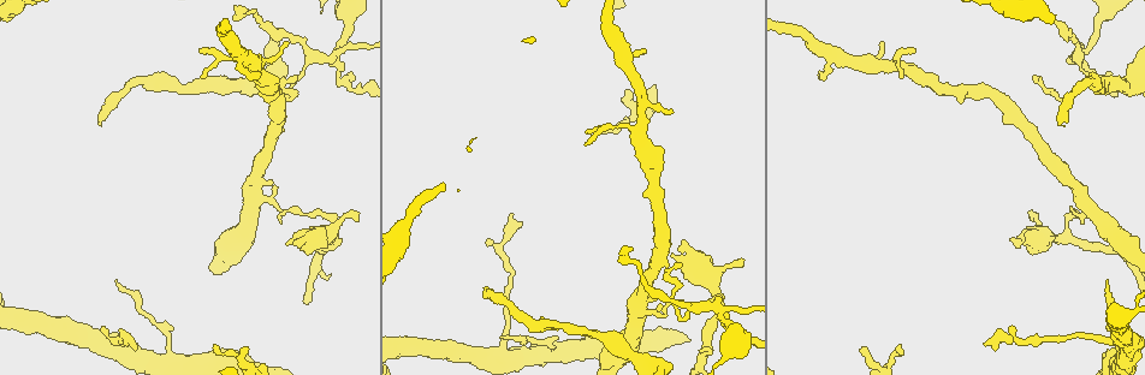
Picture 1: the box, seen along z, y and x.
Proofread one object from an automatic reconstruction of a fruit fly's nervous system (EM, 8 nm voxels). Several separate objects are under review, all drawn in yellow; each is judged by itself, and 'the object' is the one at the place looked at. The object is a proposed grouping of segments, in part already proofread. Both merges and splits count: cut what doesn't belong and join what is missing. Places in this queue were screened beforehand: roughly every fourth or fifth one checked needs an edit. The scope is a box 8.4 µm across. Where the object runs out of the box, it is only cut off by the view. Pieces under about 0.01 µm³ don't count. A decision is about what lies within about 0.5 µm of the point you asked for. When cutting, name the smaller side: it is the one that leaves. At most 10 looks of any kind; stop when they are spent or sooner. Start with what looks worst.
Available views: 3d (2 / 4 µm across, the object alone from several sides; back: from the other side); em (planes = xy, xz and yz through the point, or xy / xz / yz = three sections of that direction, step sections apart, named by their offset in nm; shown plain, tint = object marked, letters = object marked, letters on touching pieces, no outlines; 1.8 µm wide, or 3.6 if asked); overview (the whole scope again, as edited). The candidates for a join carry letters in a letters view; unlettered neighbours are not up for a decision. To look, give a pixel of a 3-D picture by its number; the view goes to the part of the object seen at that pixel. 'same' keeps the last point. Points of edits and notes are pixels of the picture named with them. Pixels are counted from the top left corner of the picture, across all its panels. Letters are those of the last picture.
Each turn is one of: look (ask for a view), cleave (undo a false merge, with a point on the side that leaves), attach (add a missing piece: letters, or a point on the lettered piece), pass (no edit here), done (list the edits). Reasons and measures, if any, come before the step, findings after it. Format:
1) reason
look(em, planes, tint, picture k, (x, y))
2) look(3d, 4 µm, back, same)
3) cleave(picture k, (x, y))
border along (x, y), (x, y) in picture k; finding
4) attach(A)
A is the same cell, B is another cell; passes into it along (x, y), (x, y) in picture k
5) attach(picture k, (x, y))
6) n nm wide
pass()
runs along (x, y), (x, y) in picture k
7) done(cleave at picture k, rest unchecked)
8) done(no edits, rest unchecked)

end of a long branch
look(3d, 2 µm, picture 1, (101, 123))

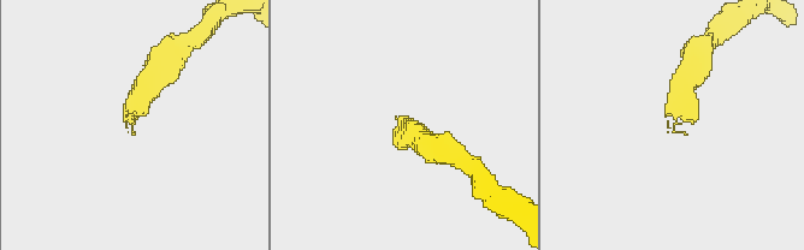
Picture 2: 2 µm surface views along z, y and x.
shape alone is not enough
look(em, planes, plain, picture 2, (132, 131))

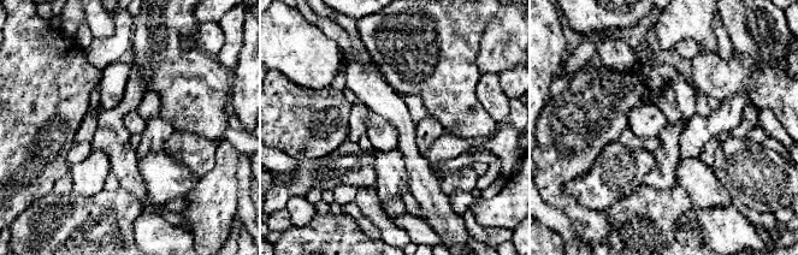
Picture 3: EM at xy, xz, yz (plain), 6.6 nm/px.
see the neighbours
look(em, planes, letters, same)

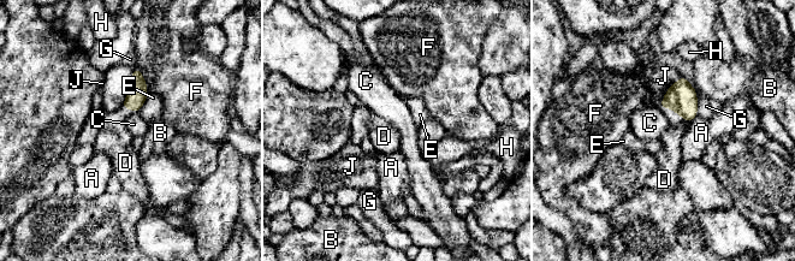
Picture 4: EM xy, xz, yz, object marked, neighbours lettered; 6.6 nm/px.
attach(D)
D is the same cell, A, B, C, E, F, G, H and J are other cells; passes into it along (681, 96), (675, 112), (671, 140) in picture 4; the cell continues

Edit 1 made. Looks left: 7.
look(3d, 2 µm, picture 1, (333, 58))

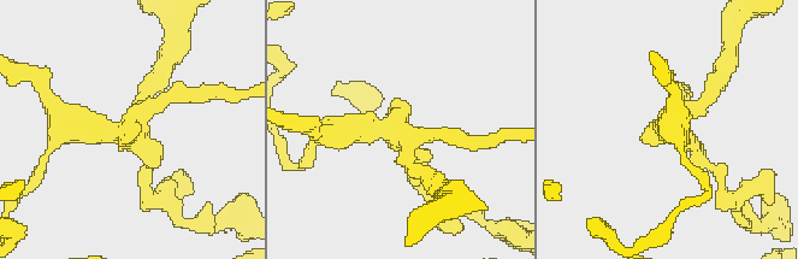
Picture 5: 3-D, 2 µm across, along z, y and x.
need the tissue
look(em, planes, letters, picture 5, (402, 138))

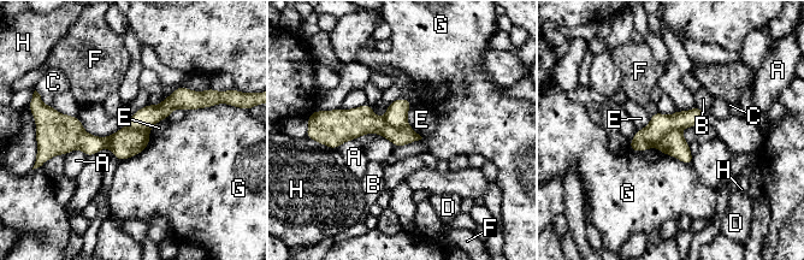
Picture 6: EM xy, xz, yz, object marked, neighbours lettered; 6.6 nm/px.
cleave(picture 6, (660, 124))
A, B, C, D, E, F, G and H are other cells; the part that leaves runs along (699, 113), (661, 124), (632, 147) in picture 6; two cells meet here

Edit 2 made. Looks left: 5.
free end
look(em, planes, letters, picture 1, (860, 351))

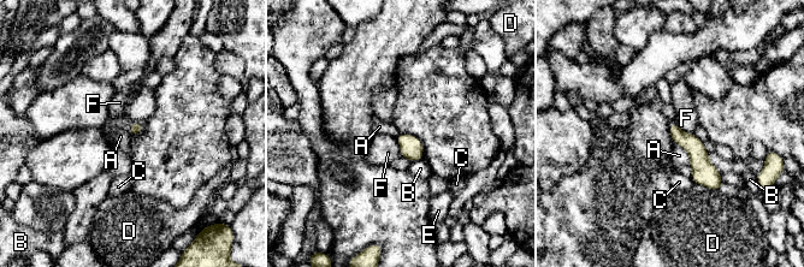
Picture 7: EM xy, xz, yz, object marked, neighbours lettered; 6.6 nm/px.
pass()
A, B, C, D, E and F are other cells; border along (673, 141), (686, 152), (689, 165) in picture 7; none of them fits

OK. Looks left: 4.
calibre changes
look(3d, 2 µm, picture 1, (722, 294))

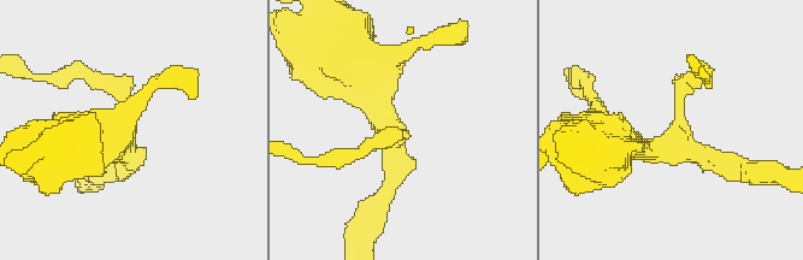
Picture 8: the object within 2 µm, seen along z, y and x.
4 arms; now the EM
look(em, planes, plain, picture 8, (679, 137))

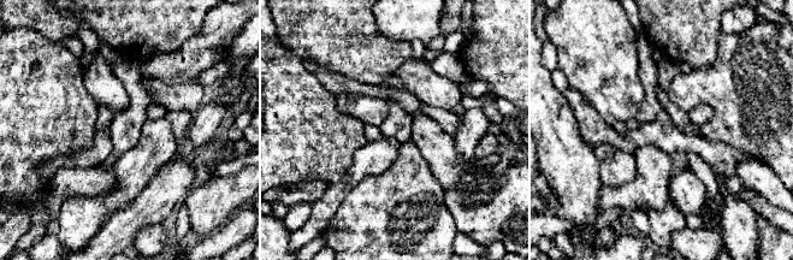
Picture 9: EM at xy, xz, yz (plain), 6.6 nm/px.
look(em, planes, letters, same)

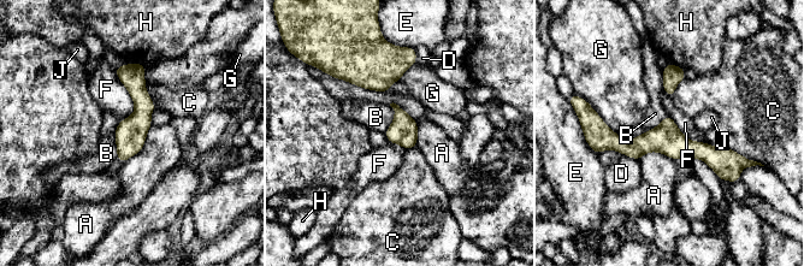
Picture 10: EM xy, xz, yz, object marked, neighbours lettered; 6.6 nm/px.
F touches over 380 nm
pass()
A, B, C, D, E, F, G, H and J are other cells; border along (113, 68), (134, 104), (119, 122) in picture 10; one cell here

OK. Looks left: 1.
done(attach at picture 4, cleave at picture 6, rest unchecked)

